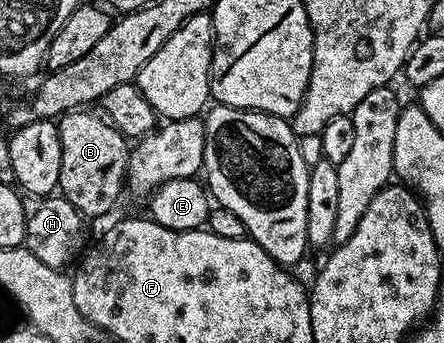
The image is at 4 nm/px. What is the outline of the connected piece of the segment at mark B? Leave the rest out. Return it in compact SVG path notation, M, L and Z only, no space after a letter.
M78 109L66 111L60 116L57 128L59 129L59 145L63 145L63 165L59 165L59 181L57 182L60 194L86 220L97 219L105 215L117 203L117 198L123 191L123 180L127 175L127 156L131 150L131 143L122 135L108 119L100 114L92 115L92 110Z

